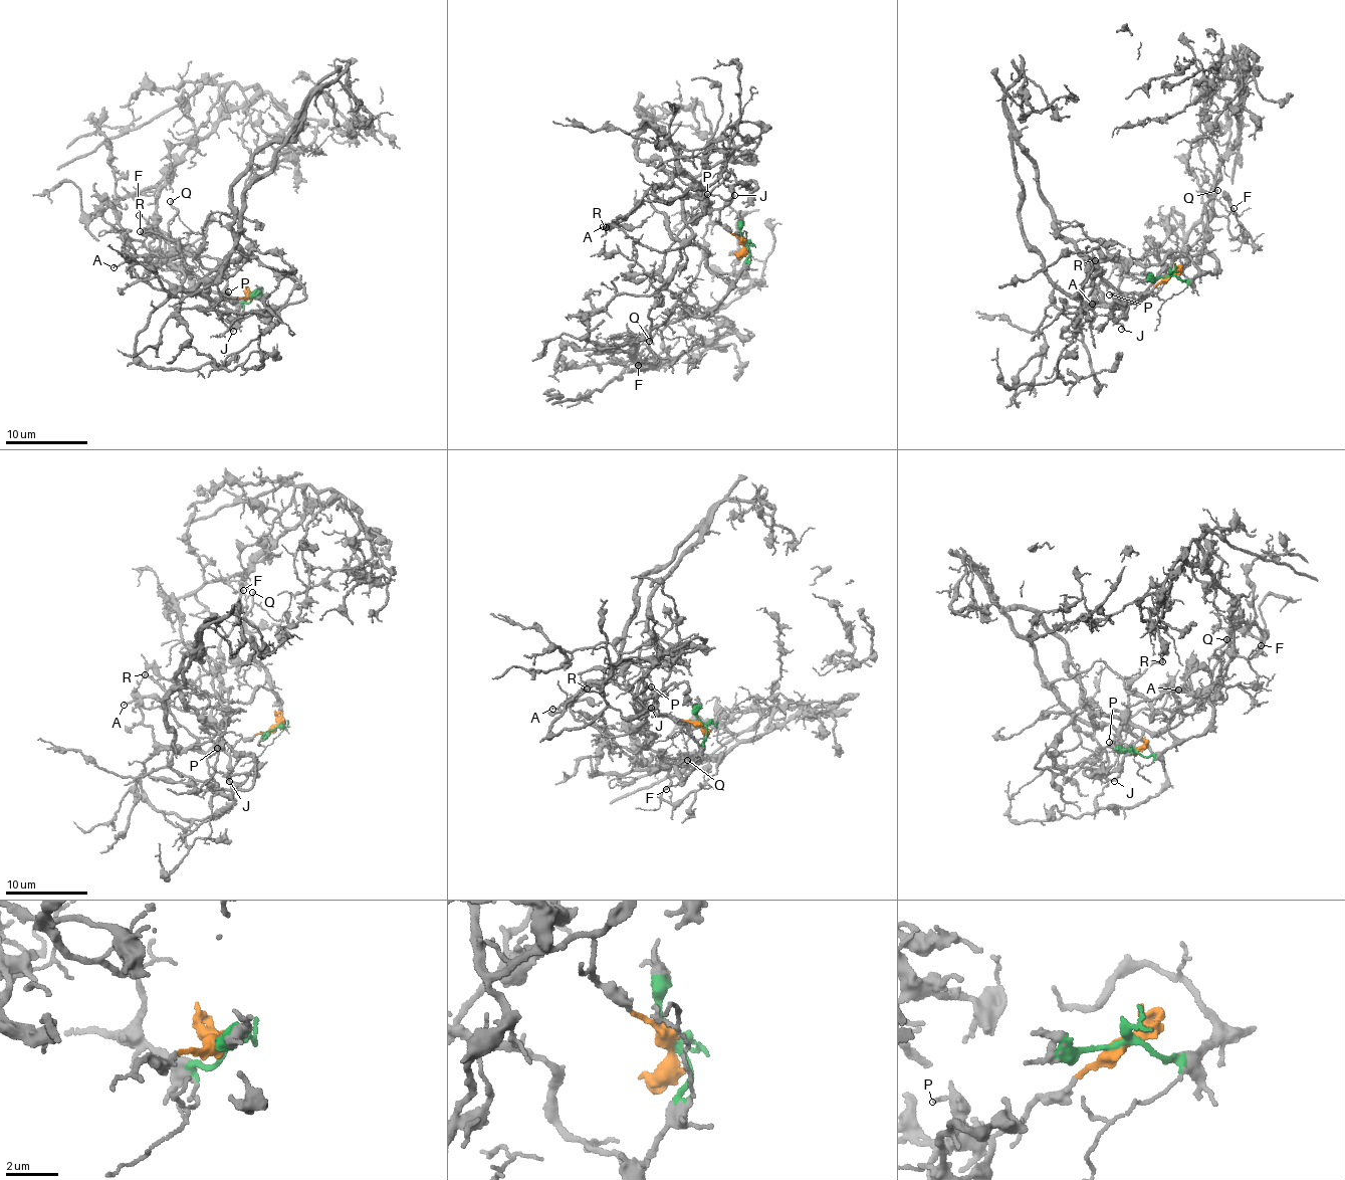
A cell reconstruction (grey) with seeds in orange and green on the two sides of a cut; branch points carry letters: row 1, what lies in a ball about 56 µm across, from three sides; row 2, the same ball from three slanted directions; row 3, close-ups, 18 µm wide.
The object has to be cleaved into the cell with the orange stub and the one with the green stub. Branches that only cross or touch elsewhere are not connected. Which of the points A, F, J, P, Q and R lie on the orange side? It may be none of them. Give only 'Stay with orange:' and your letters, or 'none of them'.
Stay with orange: A, J, P, R

